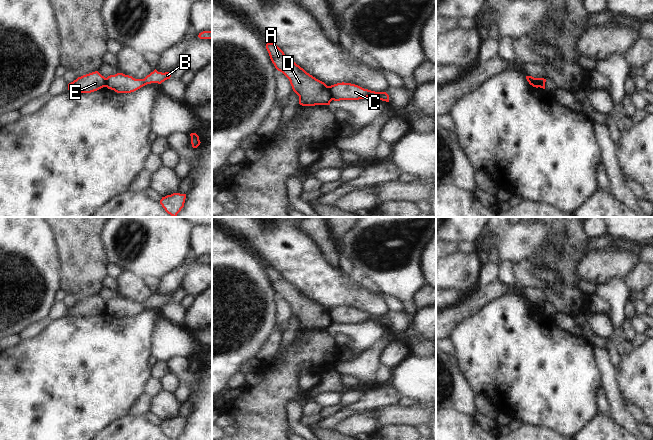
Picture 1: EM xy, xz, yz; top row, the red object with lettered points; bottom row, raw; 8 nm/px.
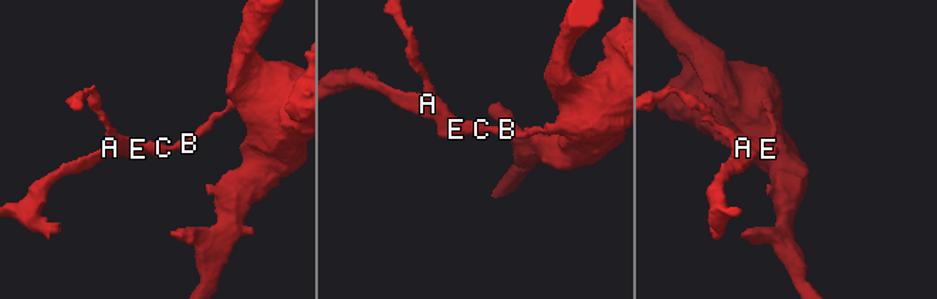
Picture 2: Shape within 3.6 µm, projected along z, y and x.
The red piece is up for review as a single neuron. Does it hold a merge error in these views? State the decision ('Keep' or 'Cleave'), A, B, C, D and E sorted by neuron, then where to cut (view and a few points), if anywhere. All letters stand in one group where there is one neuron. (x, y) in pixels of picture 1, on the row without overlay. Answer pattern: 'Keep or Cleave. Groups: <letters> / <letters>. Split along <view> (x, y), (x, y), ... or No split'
Cleave. Groups: A D E / B C. Split along xz (327, 310), (332, 323).

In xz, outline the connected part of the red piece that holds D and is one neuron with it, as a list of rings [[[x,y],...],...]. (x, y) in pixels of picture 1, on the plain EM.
[[[269,266],[266,273],[275,292],[289,303],[293,315],[299,320],[300,329],[330,329],[332,321],[324,306],[307,297],[276,268]]]

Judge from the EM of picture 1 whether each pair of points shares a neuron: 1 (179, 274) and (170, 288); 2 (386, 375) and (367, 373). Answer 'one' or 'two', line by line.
1: one
2: two

